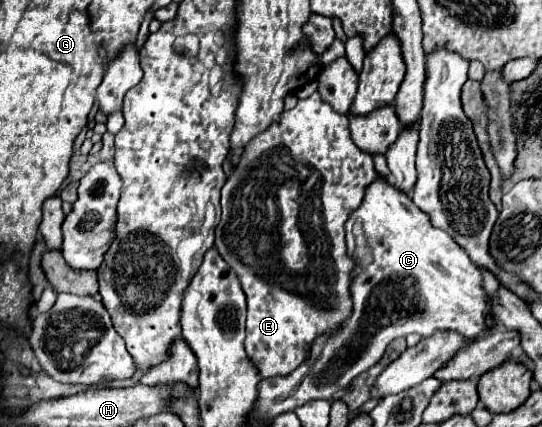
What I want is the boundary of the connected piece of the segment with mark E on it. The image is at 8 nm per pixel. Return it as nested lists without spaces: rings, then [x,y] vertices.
[[[312,93],[308,99],[298,101],[298,105],[290,111],[284,111],[280,117],[280,123],[274,123],[268,131],[260,133],[256,139],[250,141],[250,145],[244,149],[244,155],[240,163],[230,171],[230,177],[226,179],[222,187],[222,221],[216,227],[216,249],[222,255],[222,259],[238,273],[242,289],[248,297],[248,321],[246,321],[246,351],[250,359],[256,363],[258,371],[262,377],[286,377],[290,375],[296,367],[300,367],[310,353],[310,347],[316,337],[322,335],[334,335],[344,321],[352,315],[352,269],[354,269],[354,259],[348,257],[346,251],[346,239],[344,239],[344,223],[348,221],[348,215],[360,207],[364,199],[366,187],[376,181],[376,171],[374,171],[374,159],[360,151],[352,137],[350,137],[350,127],[348,127],[348,117],[342,113],[336,113],[322,97],[320,93]]]

